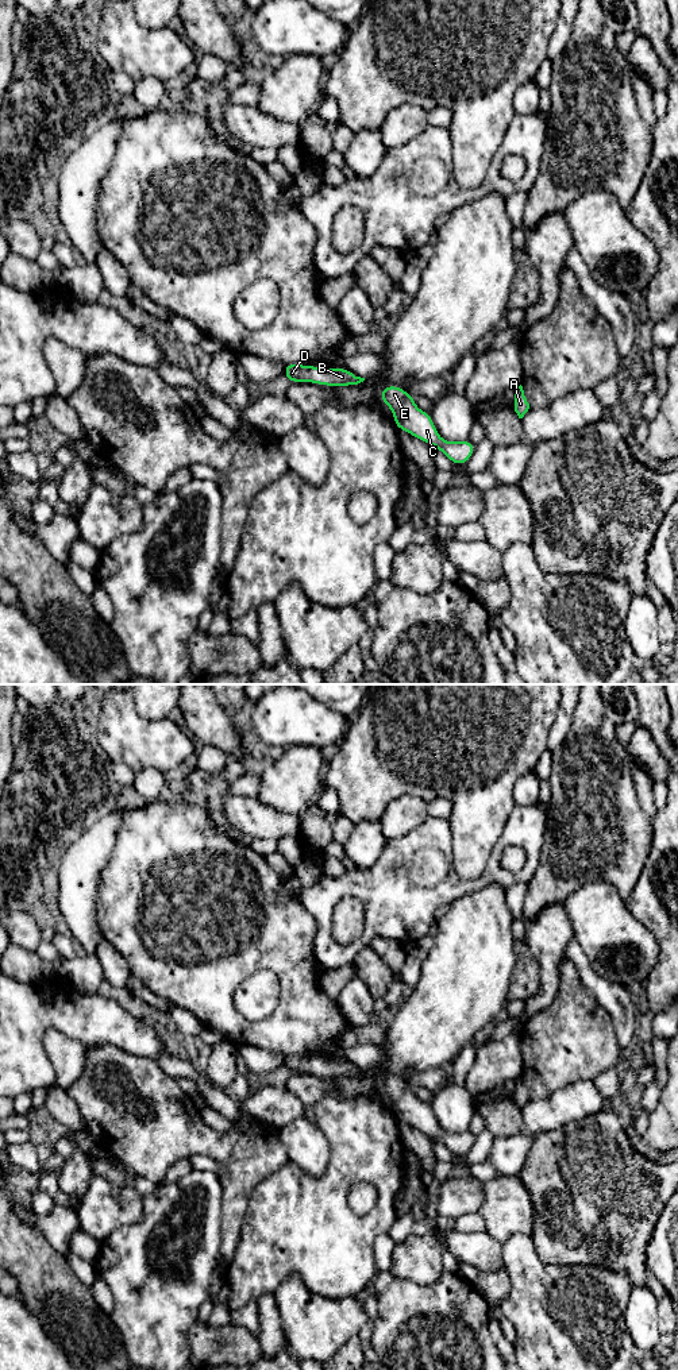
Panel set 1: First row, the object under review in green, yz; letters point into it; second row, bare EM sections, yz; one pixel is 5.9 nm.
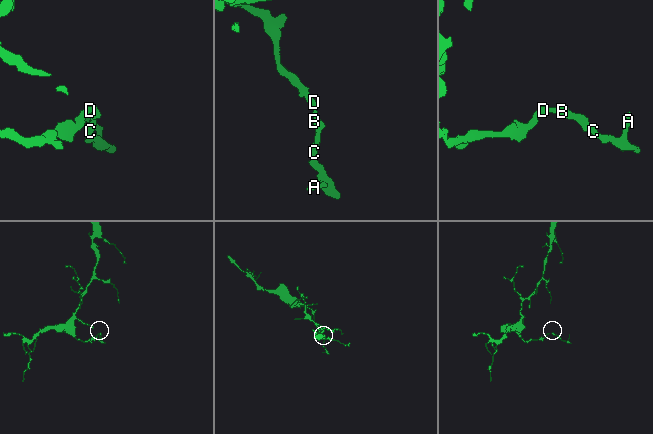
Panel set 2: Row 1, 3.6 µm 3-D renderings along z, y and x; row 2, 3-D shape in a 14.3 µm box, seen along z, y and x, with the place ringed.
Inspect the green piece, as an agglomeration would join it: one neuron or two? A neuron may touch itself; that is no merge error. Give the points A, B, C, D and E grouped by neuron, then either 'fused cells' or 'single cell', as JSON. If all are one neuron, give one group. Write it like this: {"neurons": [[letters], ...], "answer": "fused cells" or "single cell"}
{"neurons": [["A", "B", "C", "D", "E"]], "answer": "single cell"}

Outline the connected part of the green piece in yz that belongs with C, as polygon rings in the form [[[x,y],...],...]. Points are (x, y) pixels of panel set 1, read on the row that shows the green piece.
[[[389,385],[381,390],[378,397],[390,408],[396,428],[435,445],[452,464],[466,464],[474,454],[475,445],[469,440],[443,440],[436,431],[431,414],[420,410],[415,405],[413,395],[408,394],[404,389]]]

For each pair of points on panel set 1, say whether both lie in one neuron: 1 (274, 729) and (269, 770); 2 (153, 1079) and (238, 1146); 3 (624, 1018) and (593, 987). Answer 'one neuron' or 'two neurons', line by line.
1: two neurons
2: one neuron
3: one neuron

